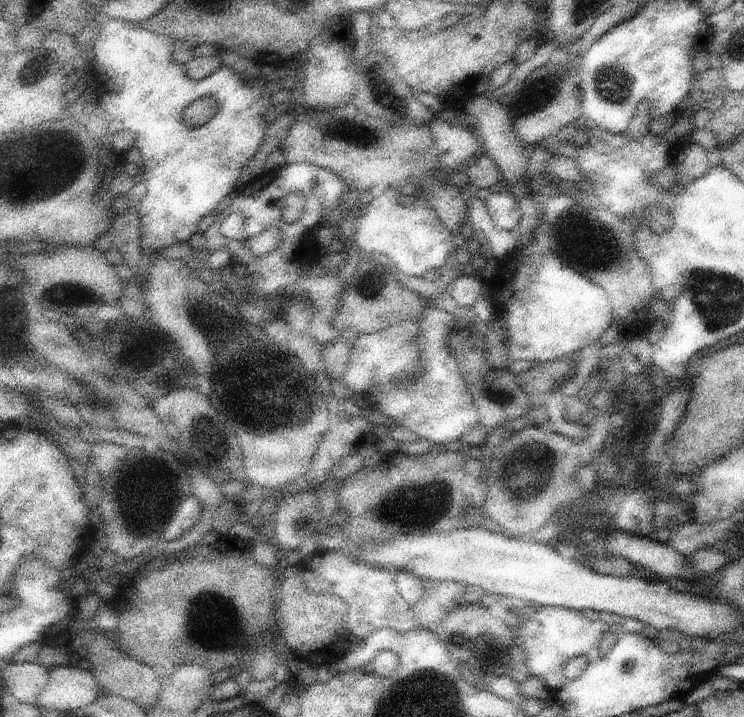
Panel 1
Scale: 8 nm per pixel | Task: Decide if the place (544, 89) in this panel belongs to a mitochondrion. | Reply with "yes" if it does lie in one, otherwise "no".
yes

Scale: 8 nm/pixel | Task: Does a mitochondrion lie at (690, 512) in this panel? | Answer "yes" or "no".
no

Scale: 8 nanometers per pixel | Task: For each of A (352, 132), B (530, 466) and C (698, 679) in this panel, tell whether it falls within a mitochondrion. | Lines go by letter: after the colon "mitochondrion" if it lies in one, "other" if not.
A: mitochondrion
B: mitochondrion
C: other

